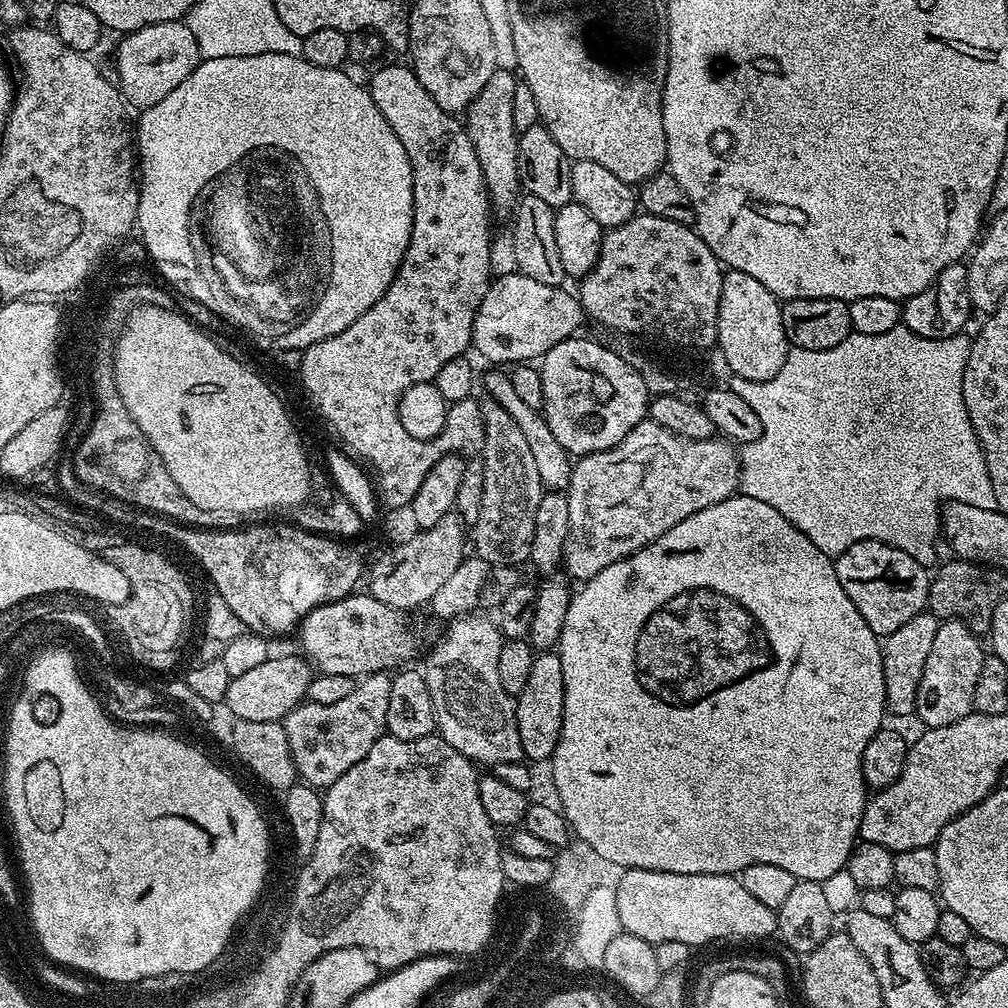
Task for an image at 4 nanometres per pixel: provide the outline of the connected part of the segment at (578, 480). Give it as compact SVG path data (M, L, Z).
M646 418L622 442L601 452L591 452L573 463L570 482L566 489L570 506L570 534L566 534L562 568L573 581L594 578L598 570L619 560L625 560L639 548L652 544L666 530L678 526L690 514L706 510L726 498L737 495L740 487L740 457L727 439L691 440L682 438Z

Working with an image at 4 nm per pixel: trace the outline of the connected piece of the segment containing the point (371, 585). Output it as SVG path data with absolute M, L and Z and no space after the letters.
M455 511L448 512L446 518L426 530L420 530L410 542L395 545L388 564L378 565L373 572L371 569L366 580L367 591L378 598L378 602L391 608L407 610L419 604L427 605L434 594L438 594L442 582L446 582L446 578L450 578L450 574L454 574L454 570L458 570L460 563L465 560L464 531L466 525L459 515Z

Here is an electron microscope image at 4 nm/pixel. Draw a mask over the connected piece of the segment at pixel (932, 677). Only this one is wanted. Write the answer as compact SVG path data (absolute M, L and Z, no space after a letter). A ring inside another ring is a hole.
M945 620L938 626L922 670L922 682L918 682L914 713L925 729L950 726L950 722L958 722L973 711L974 686L978 686L978 673L986 655L985 645L983 648L980 644L983 644L981 637L975 636L960 620Z

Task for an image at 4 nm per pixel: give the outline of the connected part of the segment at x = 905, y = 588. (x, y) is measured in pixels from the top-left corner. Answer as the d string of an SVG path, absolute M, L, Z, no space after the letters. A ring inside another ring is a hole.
M863 540L835 557L836 577L846 590L846 598L854 602L858 614L866 618L866 626L877 638L894 634L898 626L910 622L928 607L930 572L925 565L914 562L906 550L898 550L886 542Z

